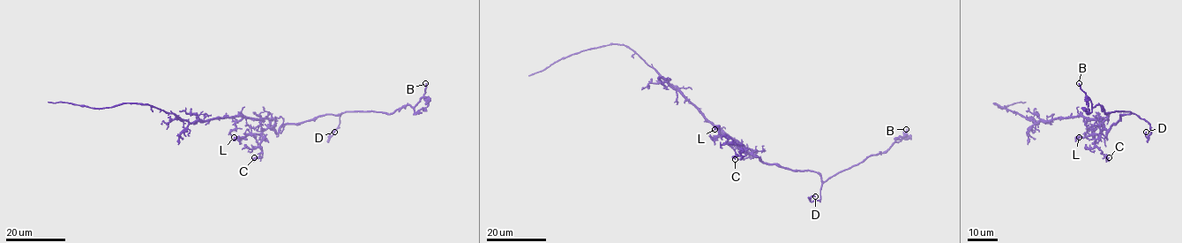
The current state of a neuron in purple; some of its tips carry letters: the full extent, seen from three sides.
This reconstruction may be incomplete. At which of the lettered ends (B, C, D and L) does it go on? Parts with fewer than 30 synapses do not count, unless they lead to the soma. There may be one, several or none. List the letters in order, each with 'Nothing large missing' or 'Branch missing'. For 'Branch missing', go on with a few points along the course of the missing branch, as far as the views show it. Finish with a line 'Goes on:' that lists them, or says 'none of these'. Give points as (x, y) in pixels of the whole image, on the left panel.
B: Nothing large missing
C: Nothing large missing
D: Nothing large missing
L: Nothing large missing
Goes on: none of these

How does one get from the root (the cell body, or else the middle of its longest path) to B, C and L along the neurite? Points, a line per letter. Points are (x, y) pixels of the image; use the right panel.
B: (1084, 117), (1101, 118), (1107, 132), (1120, 115), (1131, 112), (1105, 114), (1100, 105), (1092, 106), (1079, 83)
C: (1084, 117), (1102, 119), (1103, 131), (1095, 143), (1105, 160), (1109, 157)
L: (1084, 117), (1095, 120), (1089, 128), (1095, 132), (1086, 137), (1077, 137), (1077, 140), (1079, 137)

